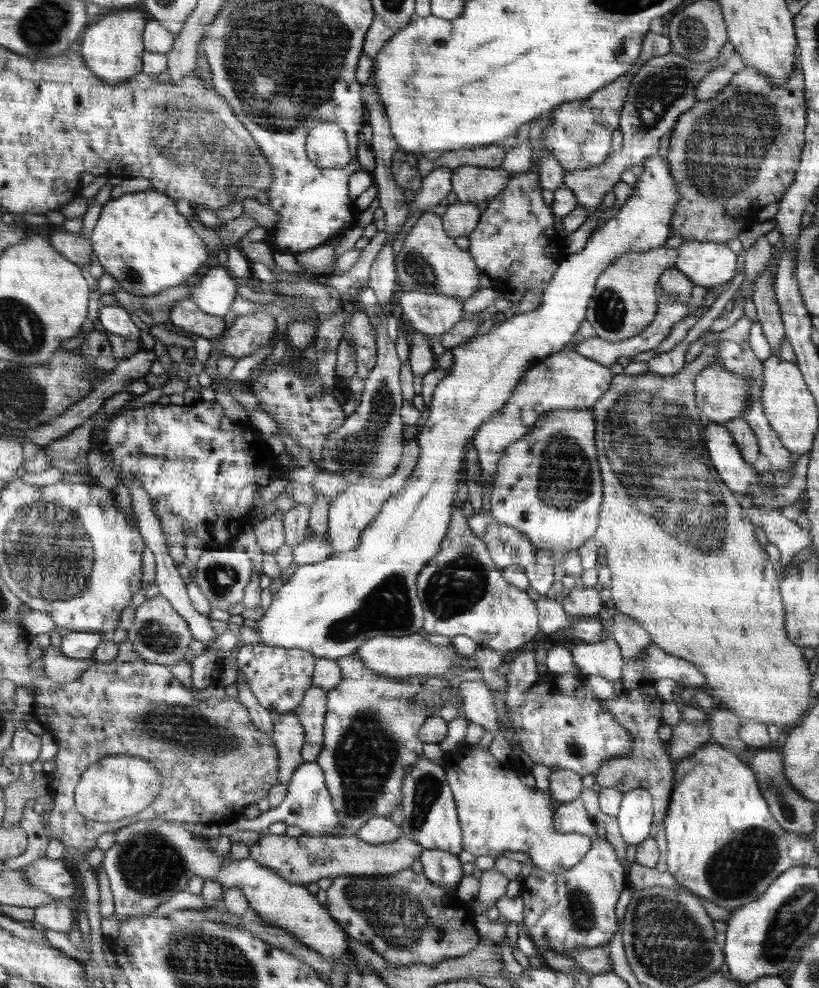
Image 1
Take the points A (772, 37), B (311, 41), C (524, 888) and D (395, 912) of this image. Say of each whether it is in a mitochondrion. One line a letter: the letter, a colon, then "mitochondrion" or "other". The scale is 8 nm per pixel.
A: other
B: mitochondrion
C: other
D: mitochondrion

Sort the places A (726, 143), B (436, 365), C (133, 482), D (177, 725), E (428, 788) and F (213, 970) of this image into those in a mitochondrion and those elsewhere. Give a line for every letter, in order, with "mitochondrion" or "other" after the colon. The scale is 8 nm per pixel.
A: mitochondrion
B: other
C: other
D: mitochondrion
E: mitochondrion
F: mitochondrion

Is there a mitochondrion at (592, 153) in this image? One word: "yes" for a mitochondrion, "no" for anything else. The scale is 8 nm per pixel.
no

